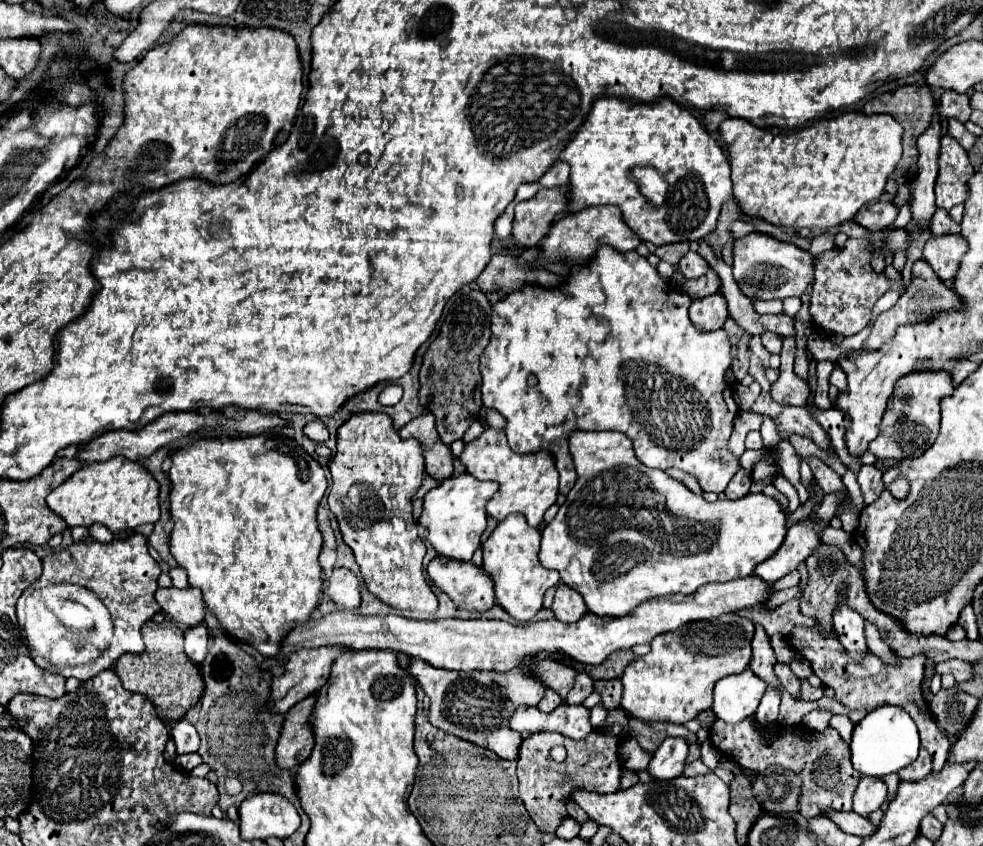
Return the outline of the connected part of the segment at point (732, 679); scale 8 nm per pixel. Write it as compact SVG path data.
M751 669L719 679L713 695L715 703L711 709L725 723L739 723L755 715L765 687L767 683L753 675Z

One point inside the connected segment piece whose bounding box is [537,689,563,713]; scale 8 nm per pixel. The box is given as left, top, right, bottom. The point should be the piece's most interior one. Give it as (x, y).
(550, 700)

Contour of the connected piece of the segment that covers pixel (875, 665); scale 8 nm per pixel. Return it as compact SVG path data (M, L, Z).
M797 627L789 635L789 645L811 663L813 673L823 681L823 685L835 689L835 697L845 707L849 707L849 709L875 709L881 705L899 705L901 709L905 709L919 729L921 747L925 747L933 757L933 771L941 771L941 767L945 765L945 761L949 757L951 745L949 745L947 735L933 721L933 717L927 709L927 703L921 695L925 657L915 655L909 659L901 659L899 667L891 667L891 665L885 665L881 659L877 659L873 653L867 653L867 657L861 663L855 663L849 659L849 655L845 653L843 645L839 643L839 639L835 635L823 637L817 627L813 627L813 629Z

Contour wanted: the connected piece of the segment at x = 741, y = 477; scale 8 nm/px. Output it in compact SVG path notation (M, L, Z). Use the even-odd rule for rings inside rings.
M739 469L739 473L733 475L733 481L729 481L725 495L727 495L727 499L741 499L749 493L749 487L751 487L751 471Z

